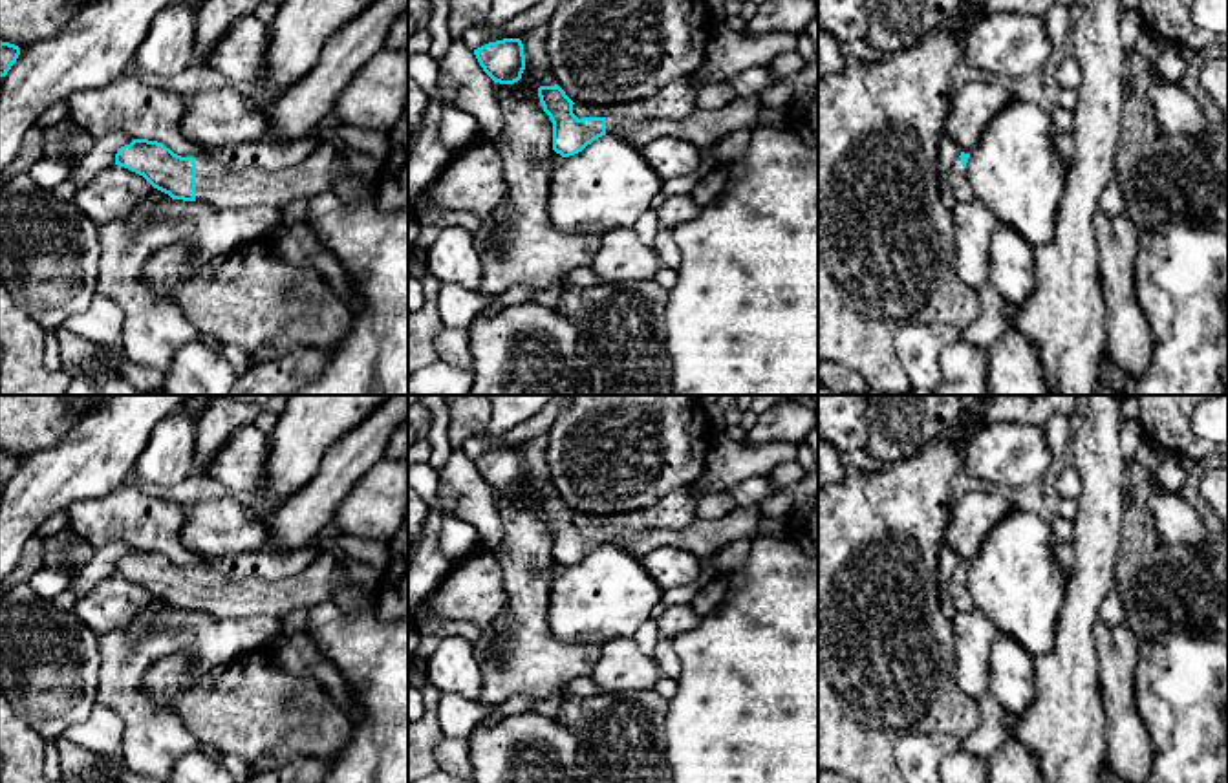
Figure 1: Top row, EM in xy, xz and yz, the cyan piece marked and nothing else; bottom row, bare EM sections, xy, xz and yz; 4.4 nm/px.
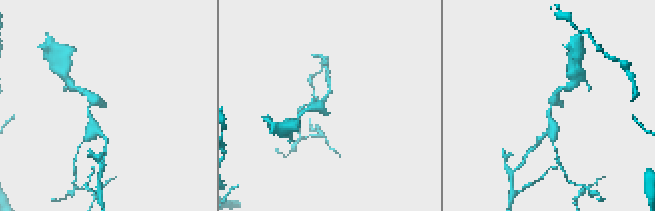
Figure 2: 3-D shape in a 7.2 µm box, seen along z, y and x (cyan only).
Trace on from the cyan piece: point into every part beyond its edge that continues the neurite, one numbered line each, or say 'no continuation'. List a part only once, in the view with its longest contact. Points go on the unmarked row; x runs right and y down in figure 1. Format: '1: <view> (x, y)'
1: xy (218, 595)

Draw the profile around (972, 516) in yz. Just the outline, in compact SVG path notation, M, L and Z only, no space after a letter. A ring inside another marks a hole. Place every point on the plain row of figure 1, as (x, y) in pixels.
M972 490L950 509L943 542L959 554L961 562L972 563L985 543L985 536L1012 509L1016 507L996 490Z

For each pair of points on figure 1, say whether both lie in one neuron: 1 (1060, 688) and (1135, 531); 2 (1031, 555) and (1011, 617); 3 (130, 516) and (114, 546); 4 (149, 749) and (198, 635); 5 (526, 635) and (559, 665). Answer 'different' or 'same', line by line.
1: different
2: same
3: different
4: same
5: same

